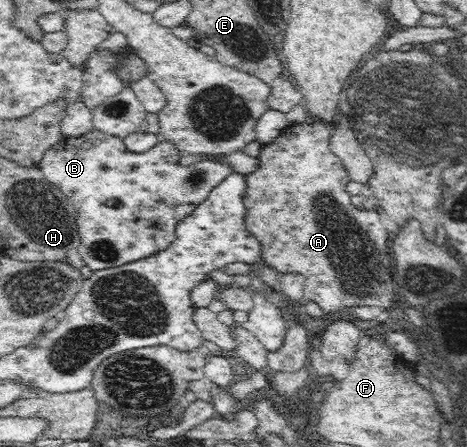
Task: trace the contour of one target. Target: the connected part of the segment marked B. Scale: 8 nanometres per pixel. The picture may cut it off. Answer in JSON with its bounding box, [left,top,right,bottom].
[37,127,234,271]

